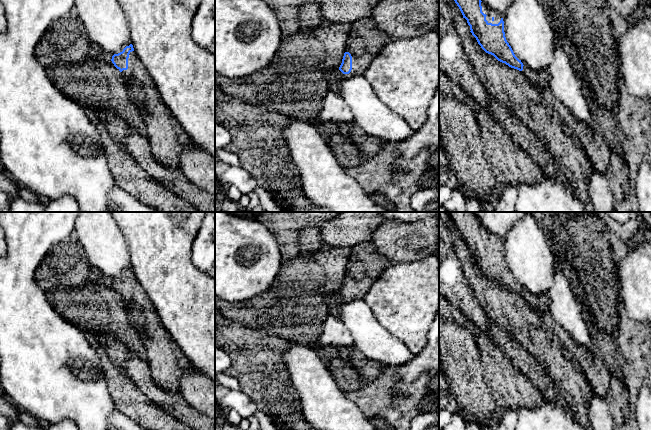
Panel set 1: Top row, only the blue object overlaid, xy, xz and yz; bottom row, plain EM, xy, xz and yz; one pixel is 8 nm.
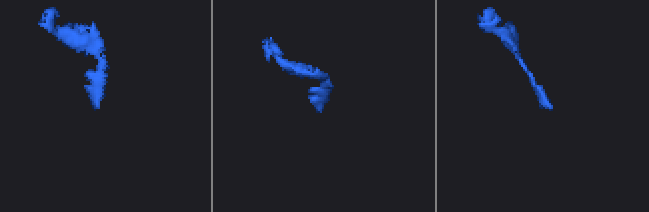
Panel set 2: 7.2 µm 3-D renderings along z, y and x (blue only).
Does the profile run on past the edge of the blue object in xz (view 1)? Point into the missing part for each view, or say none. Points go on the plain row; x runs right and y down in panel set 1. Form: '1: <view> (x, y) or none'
1: xz (364, 258)

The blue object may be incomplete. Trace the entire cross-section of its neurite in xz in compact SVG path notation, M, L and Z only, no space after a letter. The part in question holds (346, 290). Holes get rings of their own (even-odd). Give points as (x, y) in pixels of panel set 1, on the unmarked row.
M372 242L352 246L339 294L345 301L363 299L375 280L393 264L376 250Z

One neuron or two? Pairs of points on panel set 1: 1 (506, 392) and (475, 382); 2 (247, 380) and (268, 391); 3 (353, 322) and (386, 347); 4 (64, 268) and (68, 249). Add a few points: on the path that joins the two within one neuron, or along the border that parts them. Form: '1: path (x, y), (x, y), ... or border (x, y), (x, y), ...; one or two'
1: path (498, 385), (483, 382); one
2: path (252, 380), (263, 387); one
3: path (361, 326), (378, 343); one
4: path (66, 263), (68, 254); one

